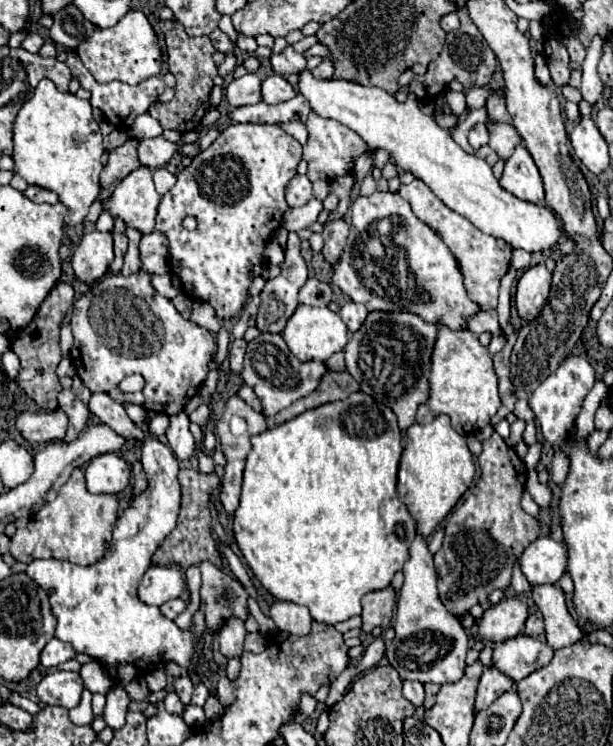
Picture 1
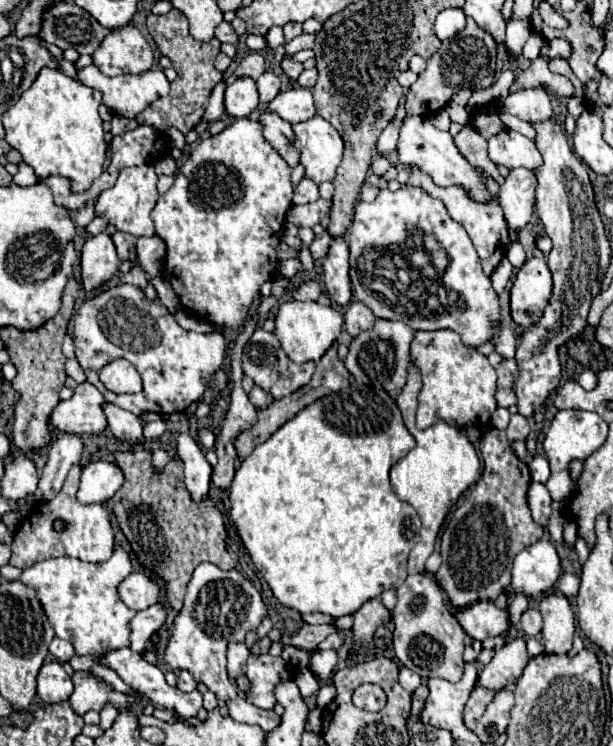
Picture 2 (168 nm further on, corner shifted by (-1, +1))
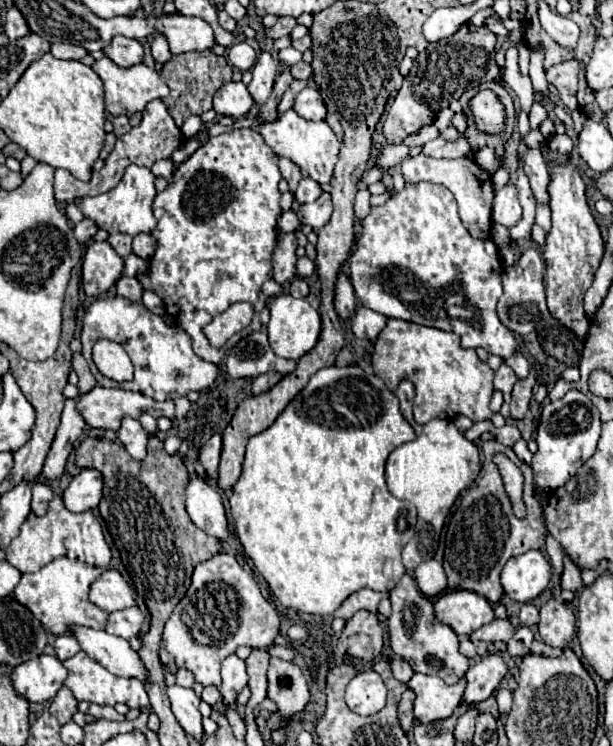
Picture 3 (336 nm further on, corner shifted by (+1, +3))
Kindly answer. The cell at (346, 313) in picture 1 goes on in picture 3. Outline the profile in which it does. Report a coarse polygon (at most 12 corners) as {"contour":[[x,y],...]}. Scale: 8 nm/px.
{"contour":[[358,306],[352,316],[356,338],[374,342],[386,316]]}

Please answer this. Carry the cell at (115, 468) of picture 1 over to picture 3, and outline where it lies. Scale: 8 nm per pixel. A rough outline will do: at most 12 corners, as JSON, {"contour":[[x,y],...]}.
{"contour":[[86,468],[64,490],[70,512],[98,506],[104,480],[98,470]]}

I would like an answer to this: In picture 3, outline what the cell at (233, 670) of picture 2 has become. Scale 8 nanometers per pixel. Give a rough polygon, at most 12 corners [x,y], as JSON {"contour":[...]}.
{"contour":[[230,654],[222,662],[220,694],[234,706],[246,686],[244,660]]}

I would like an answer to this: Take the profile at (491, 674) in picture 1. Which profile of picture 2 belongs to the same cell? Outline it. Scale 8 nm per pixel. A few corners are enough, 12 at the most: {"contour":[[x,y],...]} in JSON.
{"contour":[[474,688],[464,708],[464,724],[476,728],[478,718],[494,698],[486,688]]}

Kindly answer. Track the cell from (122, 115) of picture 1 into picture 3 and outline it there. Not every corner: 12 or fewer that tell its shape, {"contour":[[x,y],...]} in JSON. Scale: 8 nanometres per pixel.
{"contour":[[110,58],[92,70],[104,82],[106,112],[132,116],[168,96],[146,64],[118,68]]}

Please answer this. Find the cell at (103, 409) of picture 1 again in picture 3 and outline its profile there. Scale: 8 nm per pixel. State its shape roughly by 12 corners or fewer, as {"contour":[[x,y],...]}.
{"contour":[[122,418],[118,440],[136,460],[146,456],[148,434],[134,418]]}

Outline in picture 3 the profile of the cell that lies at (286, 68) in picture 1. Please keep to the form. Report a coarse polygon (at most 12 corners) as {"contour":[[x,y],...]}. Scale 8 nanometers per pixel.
{"contour":[[304,60],[290,66],[294,78],[308,80],[312,68]]}

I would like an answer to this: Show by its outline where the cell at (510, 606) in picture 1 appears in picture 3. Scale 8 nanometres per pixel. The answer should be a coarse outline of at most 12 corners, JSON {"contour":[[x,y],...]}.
{"contour":[[454,590],[434,604],[436,618],[458,636],[494,620],[488,600]]}

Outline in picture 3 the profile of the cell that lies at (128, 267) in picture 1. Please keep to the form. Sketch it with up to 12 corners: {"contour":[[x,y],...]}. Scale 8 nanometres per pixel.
{"contour":[[123,275],[116,294],[138,302],[142,286],[136,277]]}

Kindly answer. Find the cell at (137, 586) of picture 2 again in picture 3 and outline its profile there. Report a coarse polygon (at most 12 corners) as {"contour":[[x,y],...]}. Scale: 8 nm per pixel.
{"contour":[[114,568],[92,586],[90,600],[106,612],[132,608],[134,590]]}

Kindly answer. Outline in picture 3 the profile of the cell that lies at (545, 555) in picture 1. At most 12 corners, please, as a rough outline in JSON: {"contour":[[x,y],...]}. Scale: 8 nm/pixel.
{"contour":[[542,550],[506,562],[506,596],[532,602],[550,582]]}

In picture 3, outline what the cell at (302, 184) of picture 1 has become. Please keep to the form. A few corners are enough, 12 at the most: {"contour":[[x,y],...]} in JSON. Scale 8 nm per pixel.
{"contour":[[302,178],[296,190],[300,204],[314,202],[322,190],[312,178]]}

